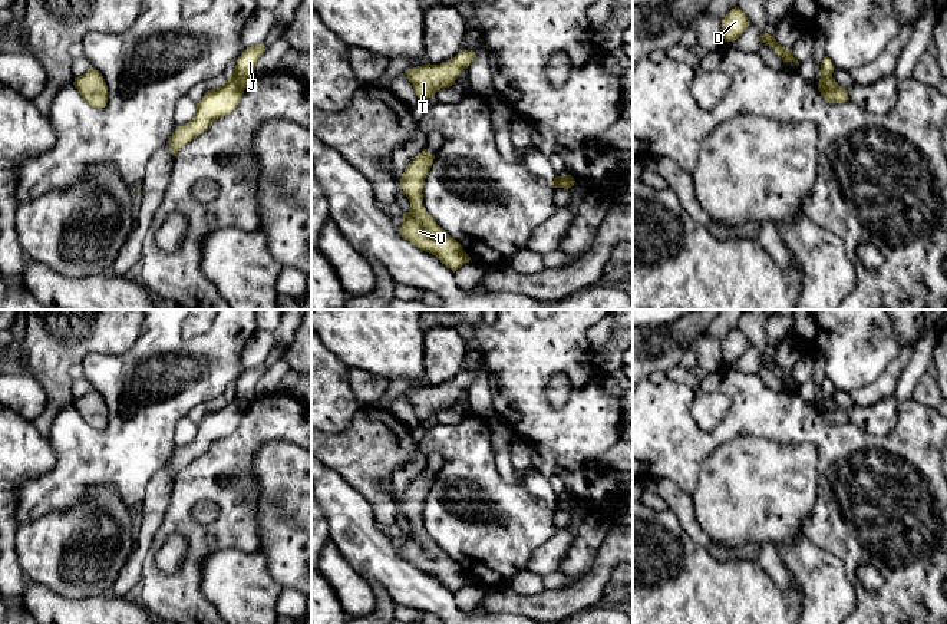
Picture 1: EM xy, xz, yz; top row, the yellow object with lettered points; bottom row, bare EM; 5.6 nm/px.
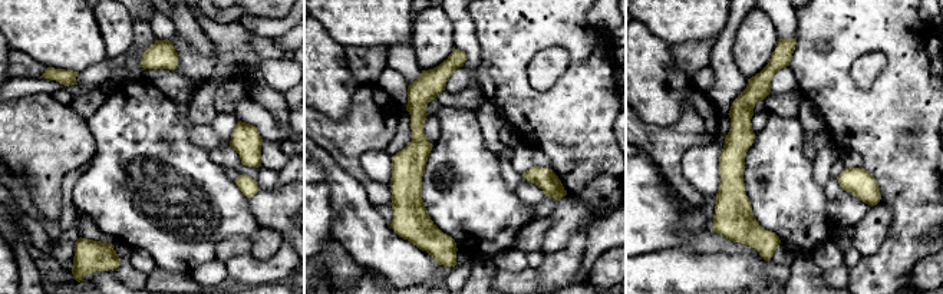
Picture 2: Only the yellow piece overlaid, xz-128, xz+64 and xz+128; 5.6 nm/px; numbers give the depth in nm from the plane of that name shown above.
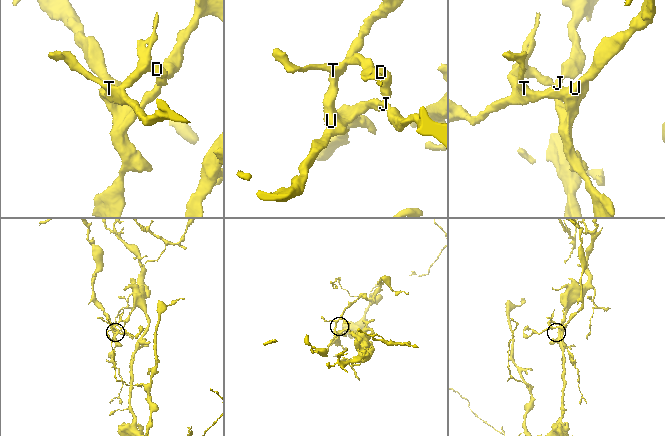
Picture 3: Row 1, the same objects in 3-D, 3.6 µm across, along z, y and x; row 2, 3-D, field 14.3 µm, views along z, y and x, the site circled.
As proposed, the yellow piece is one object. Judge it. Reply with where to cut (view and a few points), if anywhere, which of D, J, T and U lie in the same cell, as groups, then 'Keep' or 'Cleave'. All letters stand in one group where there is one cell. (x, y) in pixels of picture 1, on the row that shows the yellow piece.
Split along xy (234, 72), (250, 79). Groups: D T U / J. Cleave

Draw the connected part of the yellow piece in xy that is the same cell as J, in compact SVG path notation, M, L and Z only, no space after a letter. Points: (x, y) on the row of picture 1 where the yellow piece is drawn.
M263 43L244 50L237 59L234 73L247 79L253 79L257 60L265 52L265 49L267 47Z

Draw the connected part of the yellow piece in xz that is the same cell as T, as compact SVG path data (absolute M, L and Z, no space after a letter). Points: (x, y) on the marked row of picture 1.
M461 50L453 59L440 65L425 63L422 66L405 72L412 83L418 99L422 102L433 96L442 88L449 88L455 83L459 73L475 60L476 55L472 50Z

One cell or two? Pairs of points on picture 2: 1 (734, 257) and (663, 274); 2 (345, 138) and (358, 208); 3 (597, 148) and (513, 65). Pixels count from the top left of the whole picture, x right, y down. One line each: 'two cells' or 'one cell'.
1: one cell
2: two cells
3: one cell

